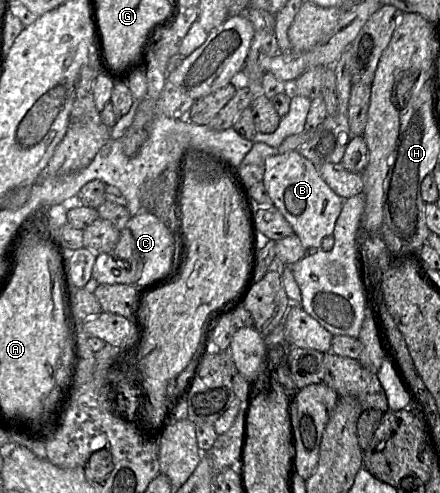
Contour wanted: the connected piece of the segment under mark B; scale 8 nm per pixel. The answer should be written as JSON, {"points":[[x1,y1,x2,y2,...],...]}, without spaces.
{"points":[[297,151,269,156,262,183,272,204,289,222,307,252,318,250,322,239,332,235,344,200,325,183,316,166]]}

